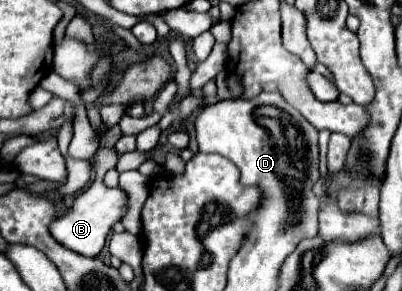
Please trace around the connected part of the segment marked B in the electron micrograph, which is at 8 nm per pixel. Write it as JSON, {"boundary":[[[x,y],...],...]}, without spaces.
{"boundary":[[[93,181],[89,185],[89,189],[85,189],[81,195],[75,197],[73,207],[67,209],[63,215],[59,215],[49,225],[49,233],[63,247],[67,247],[79,255],[85,255],[85,257],[95,257],[103,249],[111,227],[123,217],[125,205],[127,205],[127,199],[125,199],[123,191],[119,191],[117,187],[109,189],[103,185],[103,181]]]}

